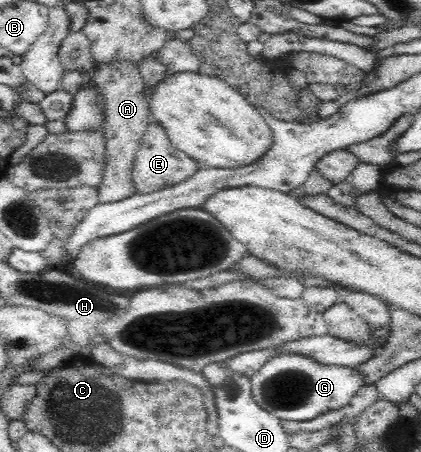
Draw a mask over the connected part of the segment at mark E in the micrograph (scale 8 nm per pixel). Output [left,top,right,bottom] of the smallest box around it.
[132,120,201,194]

